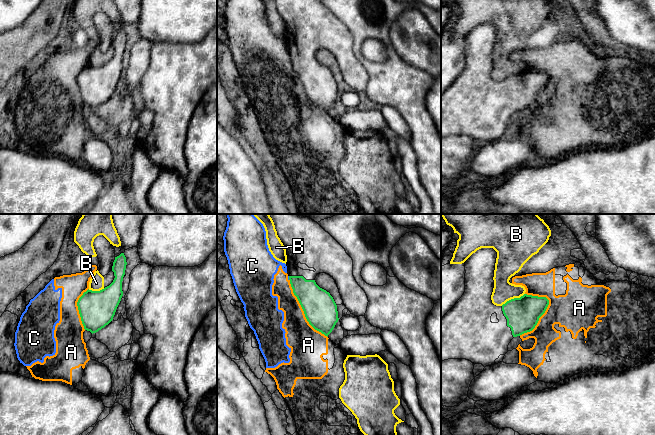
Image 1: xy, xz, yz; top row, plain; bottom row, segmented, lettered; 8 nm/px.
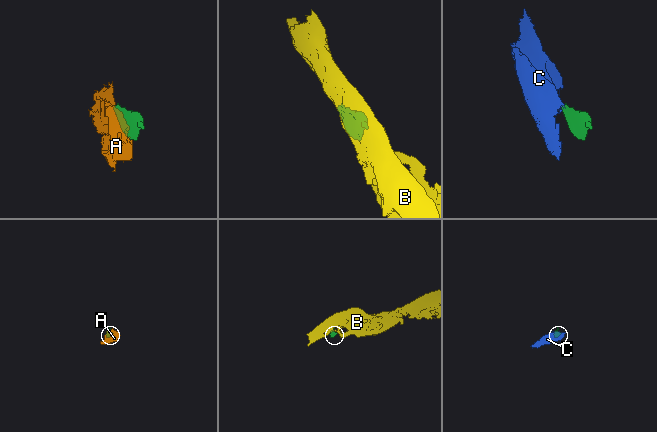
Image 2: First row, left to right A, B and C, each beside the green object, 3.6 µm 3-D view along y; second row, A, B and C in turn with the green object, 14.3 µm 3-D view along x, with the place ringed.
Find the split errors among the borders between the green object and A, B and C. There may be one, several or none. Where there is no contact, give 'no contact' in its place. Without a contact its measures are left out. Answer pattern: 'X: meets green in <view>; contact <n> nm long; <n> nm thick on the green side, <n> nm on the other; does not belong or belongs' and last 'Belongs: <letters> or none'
A: meets green in yz; contact 380 nm long; 260 nm thick on the green side, 260 nm on the other; does not belong
B: meets green in yz; contact 220 nm long; 260 nm thick on the green side, 170 nm on the other; does not belong
C: meets green in xz; contact 30 nm long; 220 nm thick on the green side, 20 nm on the other; does not belong
Belongs: none

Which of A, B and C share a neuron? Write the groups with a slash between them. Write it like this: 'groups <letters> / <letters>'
groups A C / B

